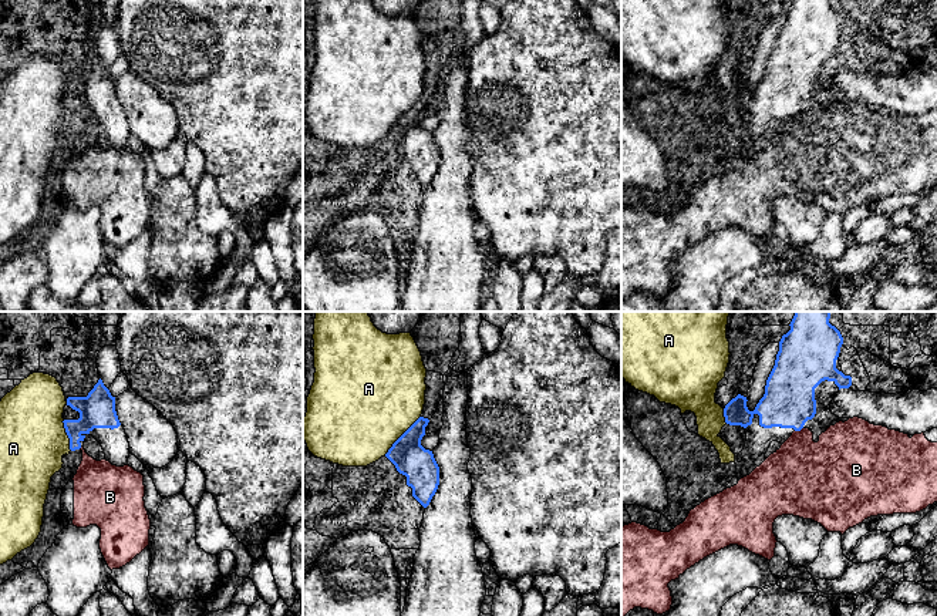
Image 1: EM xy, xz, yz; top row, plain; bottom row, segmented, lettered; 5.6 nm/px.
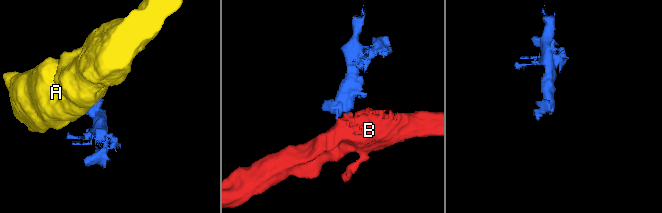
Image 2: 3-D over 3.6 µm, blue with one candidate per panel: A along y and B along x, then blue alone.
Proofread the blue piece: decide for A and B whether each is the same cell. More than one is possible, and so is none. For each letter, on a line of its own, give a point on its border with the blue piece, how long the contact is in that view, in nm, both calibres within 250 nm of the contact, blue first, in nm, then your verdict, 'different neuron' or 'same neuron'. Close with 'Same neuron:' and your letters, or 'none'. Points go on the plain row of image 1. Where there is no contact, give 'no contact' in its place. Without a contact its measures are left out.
A: contact xz (401, 117); length 300 nm; calibres 190 and 500 nm; different neuron
B: contact yz (798, 111); length 50 nm; calibres 280 and 400 nm; different neuron
Same neuron: none

